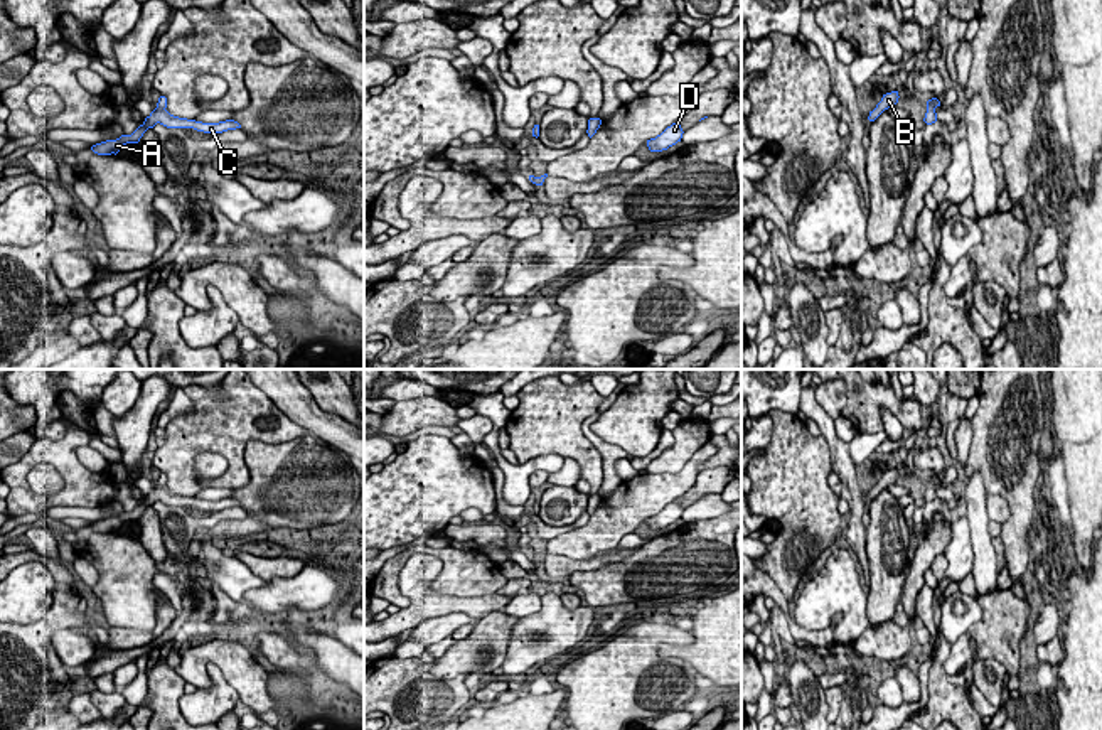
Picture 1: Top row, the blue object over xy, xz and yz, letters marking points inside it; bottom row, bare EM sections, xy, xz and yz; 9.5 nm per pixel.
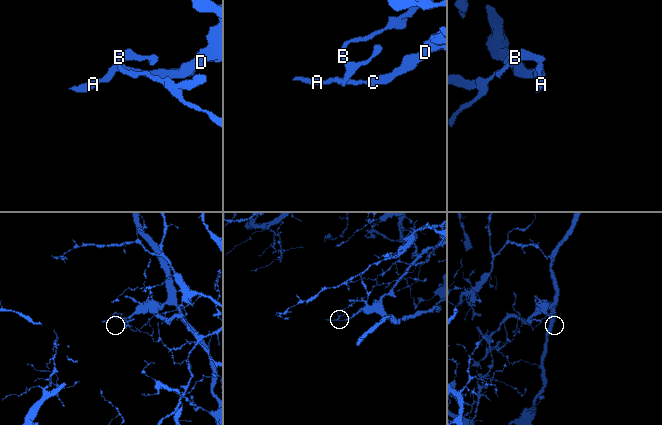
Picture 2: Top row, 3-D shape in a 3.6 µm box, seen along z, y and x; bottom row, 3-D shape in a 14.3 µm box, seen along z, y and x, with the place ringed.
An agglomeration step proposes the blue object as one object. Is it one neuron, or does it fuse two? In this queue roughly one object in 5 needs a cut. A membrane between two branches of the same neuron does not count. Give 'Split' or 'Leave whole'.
Split

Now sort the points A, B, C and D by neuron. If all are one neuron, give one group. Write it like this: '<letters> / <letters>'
A C D / B

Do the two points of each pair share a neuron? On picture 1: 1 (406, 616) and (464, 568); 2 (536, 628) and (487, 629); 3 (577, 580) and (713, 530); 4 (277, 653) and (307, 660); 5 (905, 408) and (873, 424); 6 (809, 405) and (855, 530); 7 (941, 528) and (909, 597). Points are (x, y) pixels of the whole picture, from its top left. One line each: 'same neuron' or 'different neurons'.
1: different neurons
2: different neurons
3: same neuron
4: same neuron
5: same neuron
6: same neuron
7: same neuron

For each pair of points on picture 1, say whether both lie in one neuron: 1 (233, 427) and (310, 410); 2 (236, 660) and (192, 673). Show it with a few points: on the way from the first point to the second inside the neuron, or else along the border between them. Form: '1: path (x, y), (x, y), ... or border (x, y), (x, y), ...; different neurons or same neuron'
1: border (258, 388), (309, 432); different neurons
2: path (224, 658), (206, 658), (203, 661); same neuron

